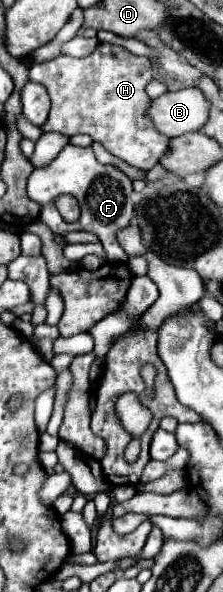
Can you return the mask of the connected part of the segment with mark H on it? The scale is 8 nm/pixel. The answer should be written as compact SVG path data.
M98 43L98 49L82 59L58 55L46 63L36 63L30 67L30 81L46 85L48 91L58 91L42 131L58 131L66 137L86 133L112 155L148 171L164 157L170 145L170 137L158 133L146 113L152 101L146 95L146 85L152 77L154 67L148 57L132 55L112 43Z

